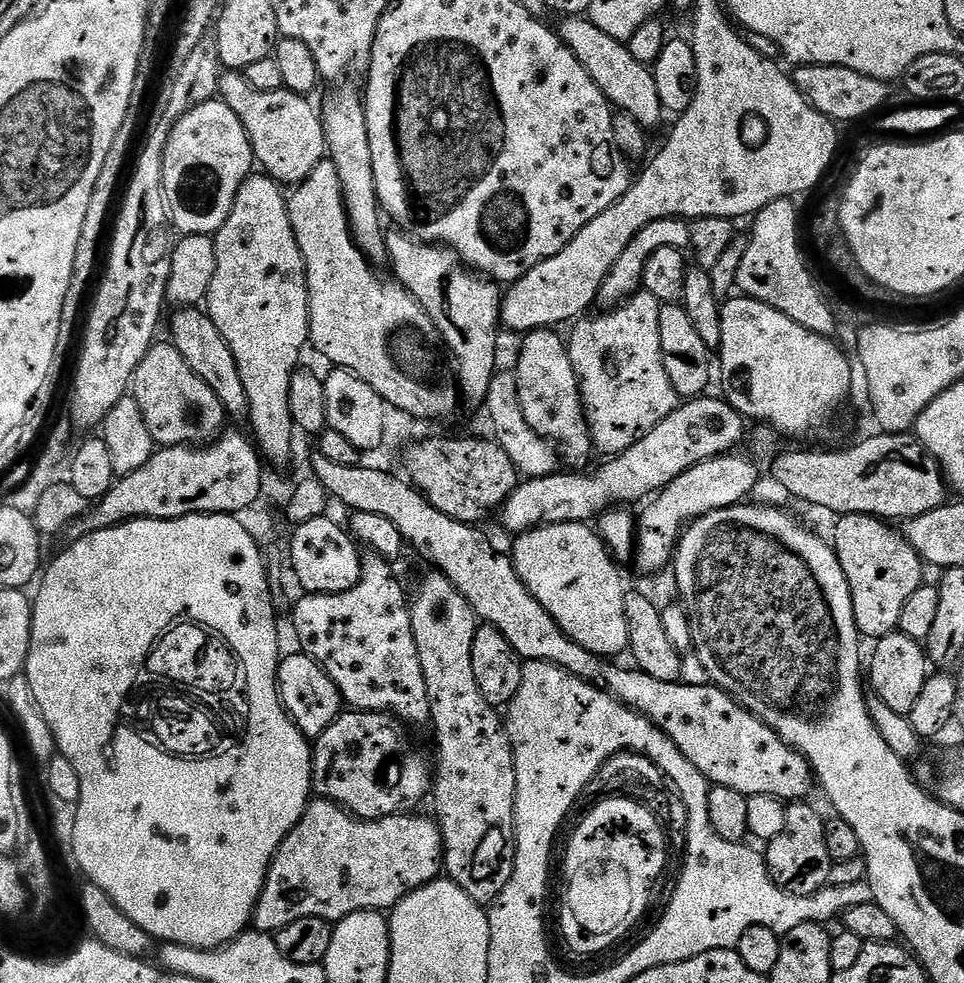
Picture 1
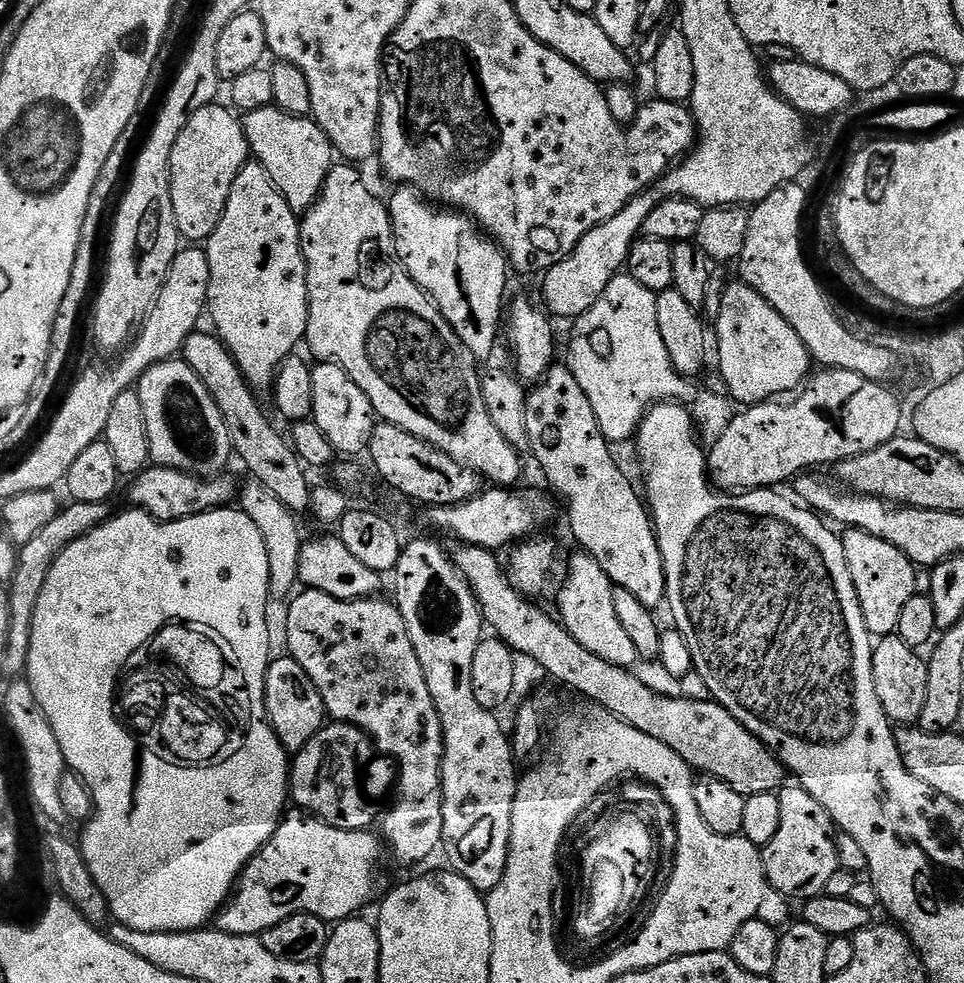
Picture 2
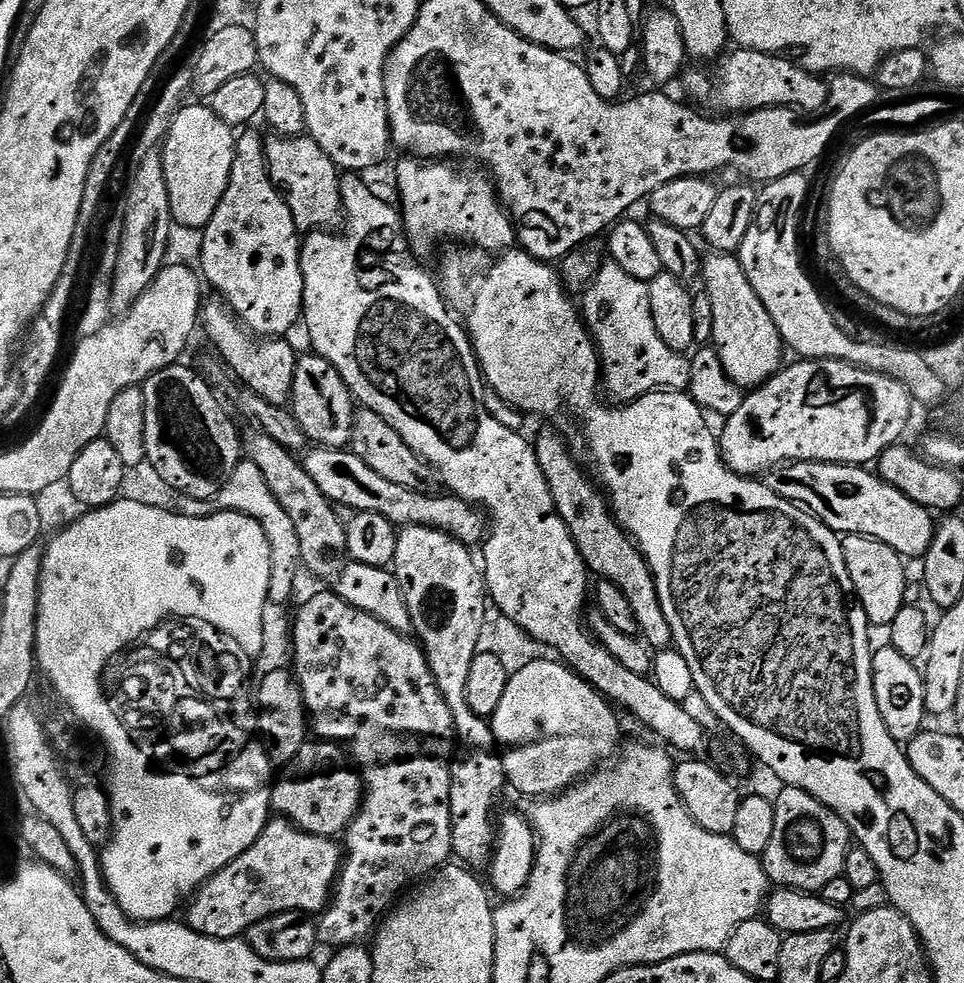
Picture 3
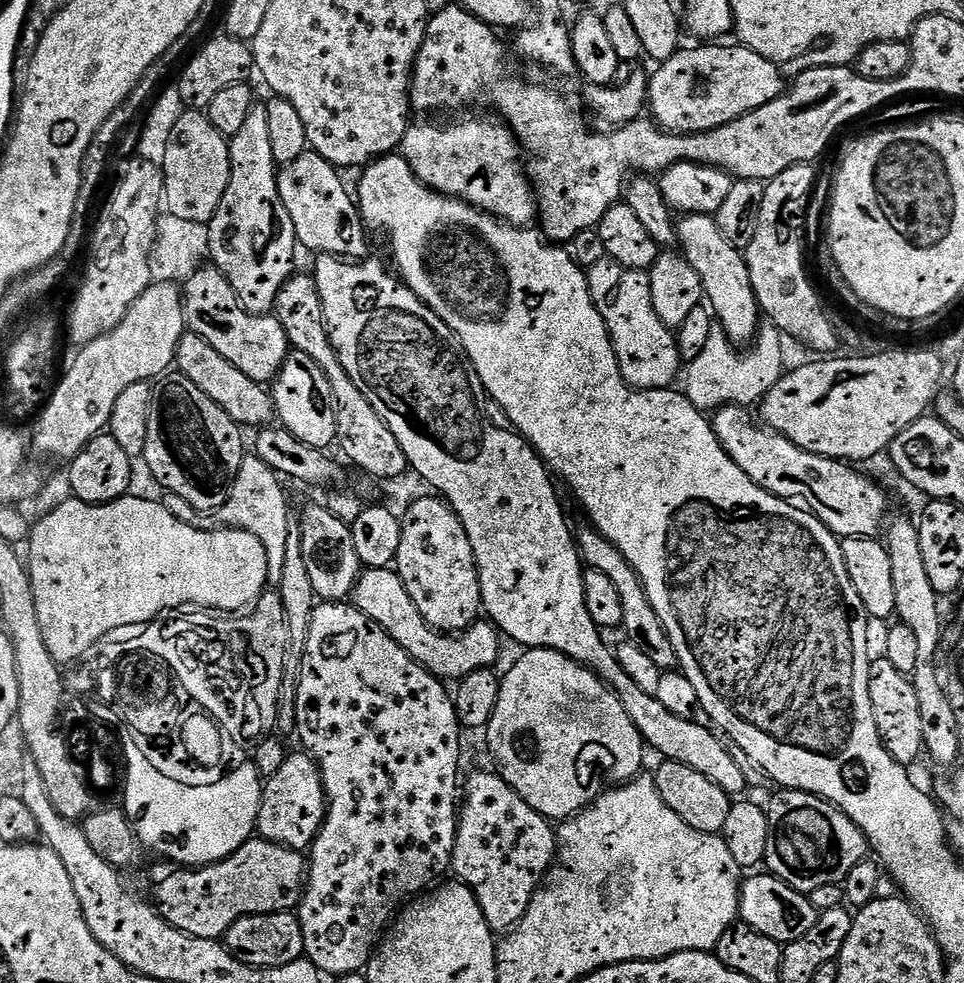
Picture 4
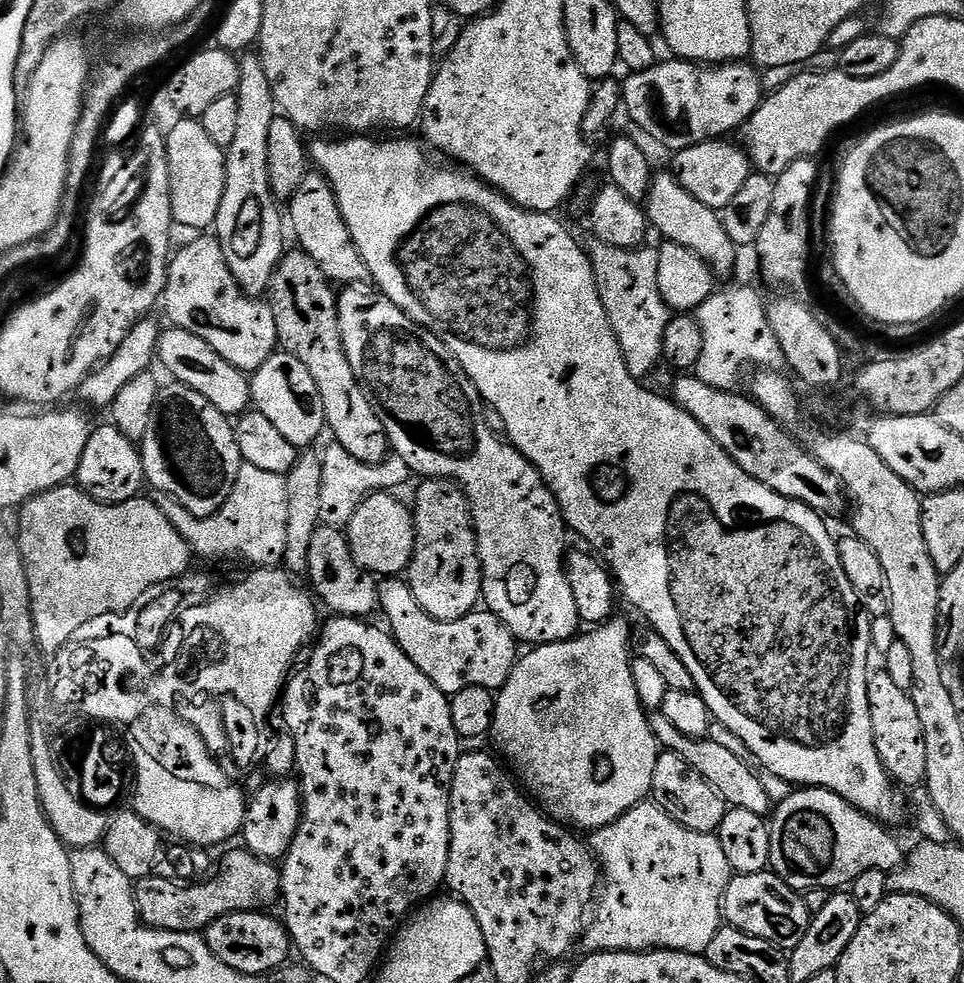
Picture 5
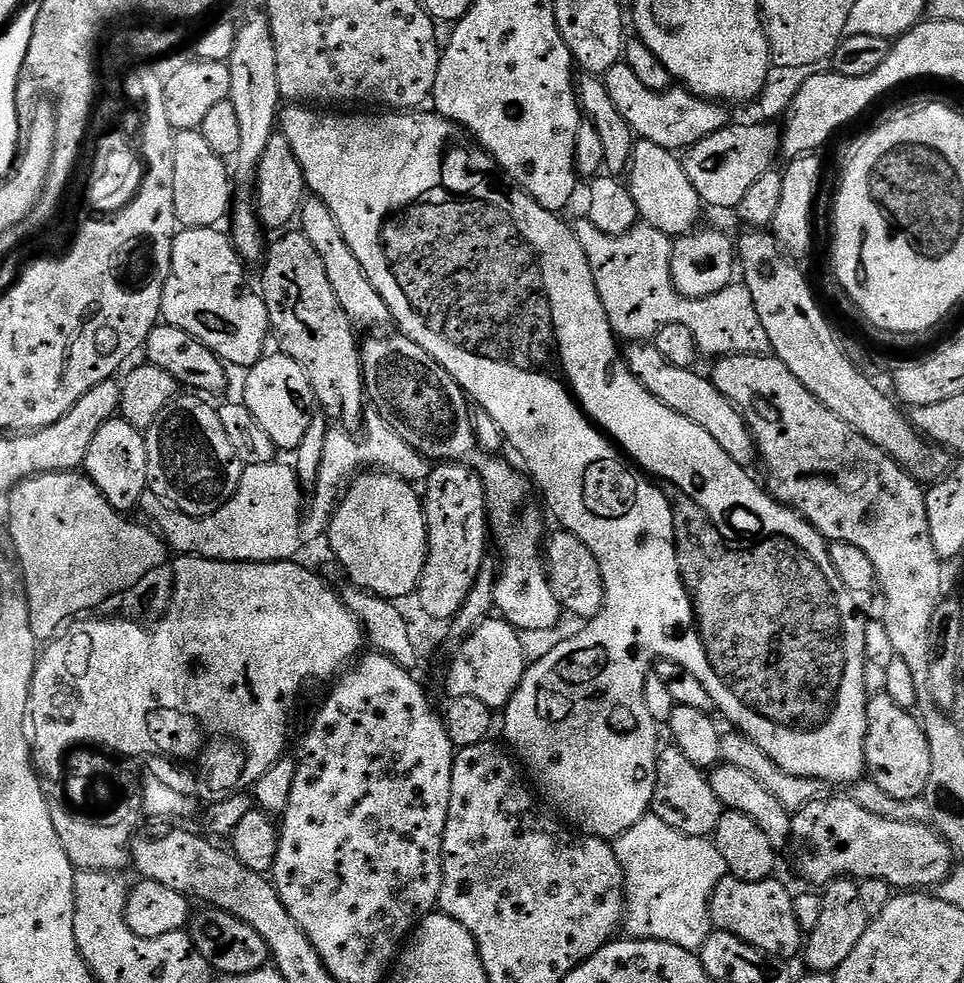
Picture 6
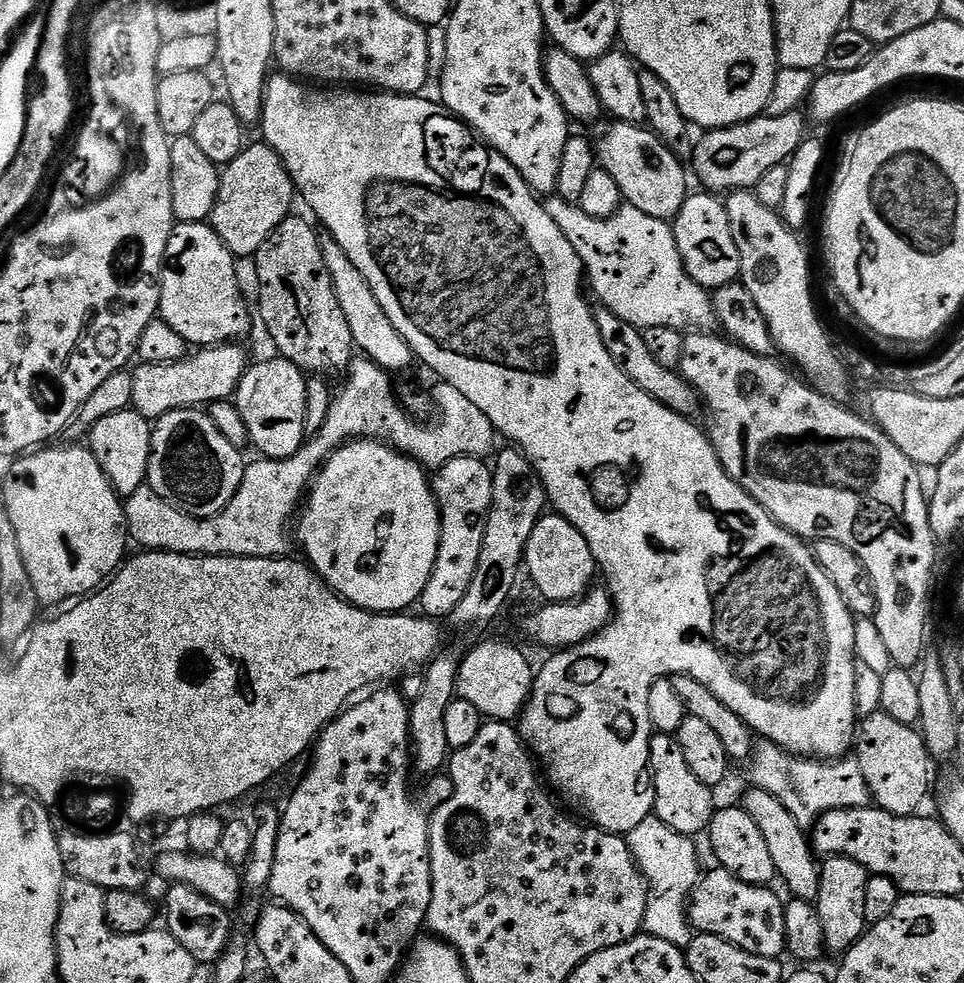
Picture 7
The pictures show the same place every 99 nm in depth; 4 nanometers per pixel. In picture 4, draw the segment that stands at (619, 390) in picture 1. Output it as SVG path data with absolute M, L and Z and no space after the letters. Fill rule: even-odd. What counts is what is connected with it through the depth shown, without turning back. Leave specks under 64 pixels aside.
M607 258L599 259L593 262L592 269L587 269L586 275L594 306L598 306L598 314L602 314L608 327L622 378L637 390L672 388L682 361L673 329L666 327L662 318L654 314L648 272L630 270ZM769 320L763 321L757 329L756 339L745 351L745 357L725 332L719 326L714 326L703 351L685 367L685 396L703 412L715 412L726 405L747 408L757 405L779 382L786 370L783 342L785 343L784 336L780 329L774 327Z

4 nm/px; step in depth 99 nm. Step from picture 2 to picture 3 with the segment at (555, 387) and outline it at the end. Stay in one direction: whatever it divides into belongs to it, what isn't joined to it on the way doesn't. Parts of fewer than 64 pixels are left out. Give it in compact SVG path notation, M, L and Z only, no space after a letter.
M544 428L534 436L534 447L538 466L542 466L542 478L546 478L546 486L550 486L554 506L562 522L566 522L570 538L574 538L574 546L578 546L578 554L582 554L589 573L618 586L618 590L626 594L626 602L630 602L630 610L634 610L639 639L649 649L663 650L673 647L670 622L666 622L666 614L662 614L662 602L658 598L654 574L637 548L636 541L621 528L616 517L612 515L605 493L597 487L591 475L588 477L583 472L585 469L581 461L572 457L567 442L554 429Z

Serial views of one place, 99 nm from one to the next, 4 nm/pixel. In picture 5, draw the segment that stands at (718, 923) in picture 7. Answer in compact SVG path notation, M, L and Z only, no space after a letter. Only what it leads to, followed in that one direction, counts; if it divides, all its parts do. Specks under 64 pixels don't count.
M769 870L745 876L733 875L732 881L726 886L722 916L727 927L754 934L754 938L766 938L766 942L774 947L790 950L802 942L813 913L809 912L801 893L795 892Z

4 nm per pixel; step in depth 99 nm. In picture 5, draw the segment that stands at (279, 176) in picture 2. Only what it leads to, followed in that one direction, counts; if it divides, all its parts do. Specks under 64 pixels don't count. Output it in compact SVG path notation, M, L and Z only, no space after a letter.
M309 171L307 178L298 186L298 194L294 194L286 204L286 216L290 221L290 232L296 235L299 251L305 252L326 274L326 278L331 280L336 286L356 286L369 279L368 267L346 226L346 218L342 218L342 210L338 206L338 198L329 182L319 171Z

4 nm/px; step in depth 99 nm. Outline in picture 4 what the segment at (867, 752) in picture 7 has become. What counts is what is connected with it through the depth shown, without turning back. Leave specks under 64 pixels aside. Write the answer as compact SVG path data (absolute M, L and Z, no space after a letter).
M887 658L873 659L870 663L870 706L874 710L874 722L886 750L905 766L919 758L925 751L922 734L922 717L918 710L918 694L914 694L911 679L897 670Z

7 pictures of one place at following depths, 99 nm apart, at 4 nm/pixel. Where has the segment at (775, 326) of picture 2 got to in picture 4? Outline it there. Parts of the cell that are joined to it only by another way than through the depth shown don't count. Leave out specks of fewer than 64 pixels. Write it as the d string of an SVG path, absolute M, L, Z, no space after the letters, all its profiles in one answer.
M681 215L676 226L676 244L686 262L698 270L698 278L702 278L704 300L714 313L720 329L734 345L751 345L762 323L762 313L752 289L744 252L730 246L730 241L722 234L722 230L718 230L715 216Z

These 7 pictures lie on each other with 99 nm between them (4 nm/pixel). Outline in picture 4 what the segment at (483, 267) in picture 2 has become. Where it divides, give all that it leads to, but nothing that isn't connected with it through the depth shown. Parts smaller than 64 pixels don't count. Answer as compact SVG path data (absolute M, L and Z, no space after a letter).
M499 119L460 120L457 124L412 122L398 152L417 180L444 196L453 196L516 228L537 219L536 194L522 163L522 149L511 128Z

